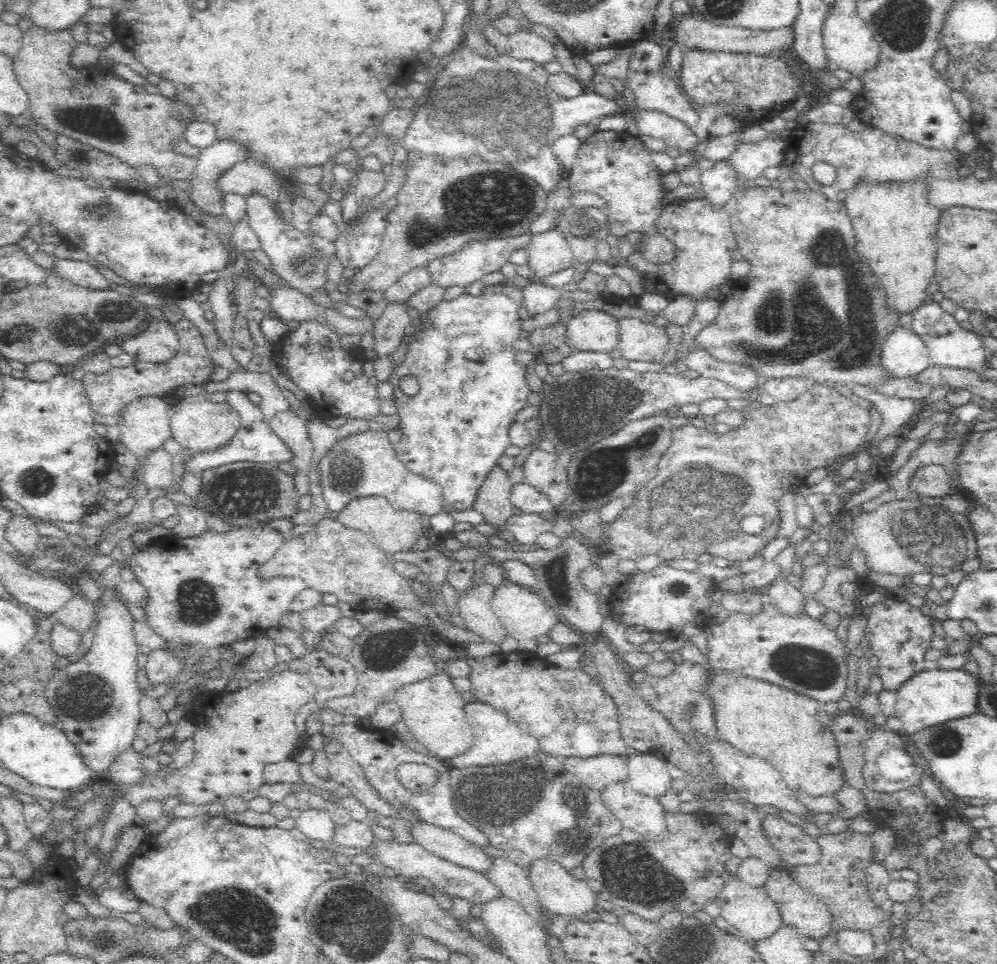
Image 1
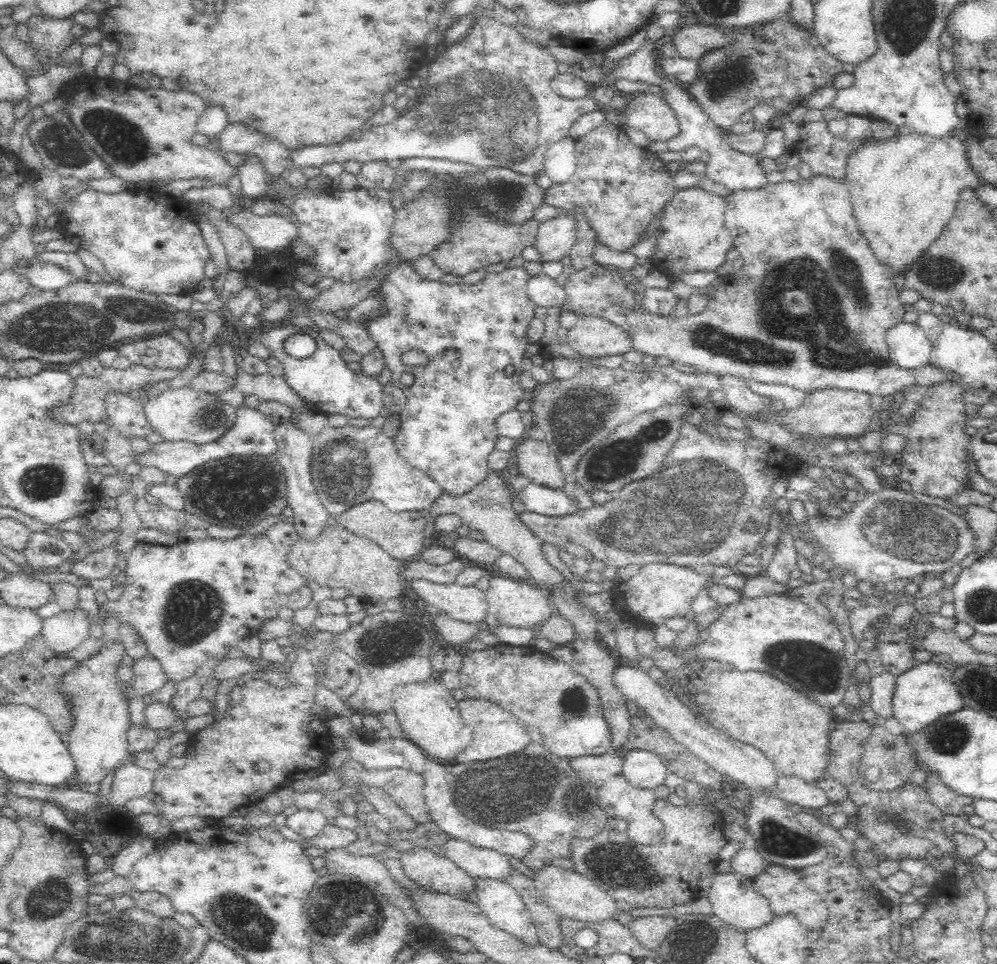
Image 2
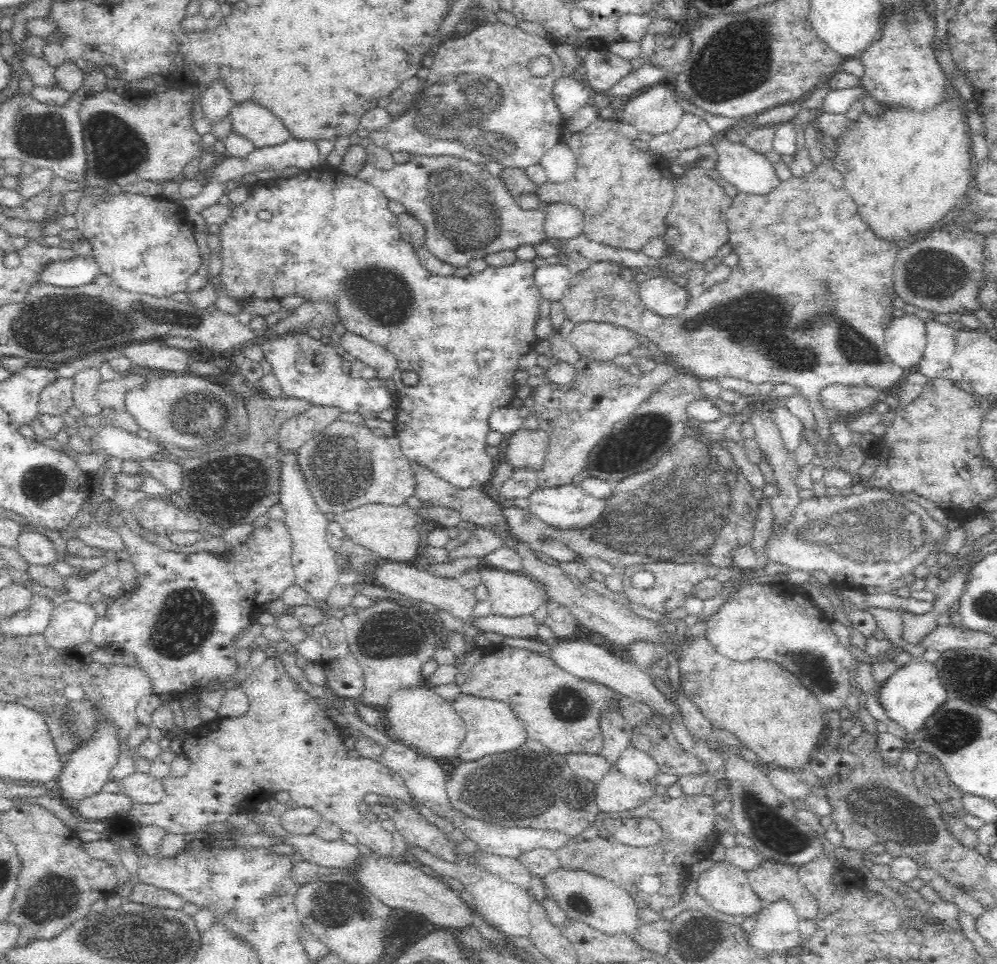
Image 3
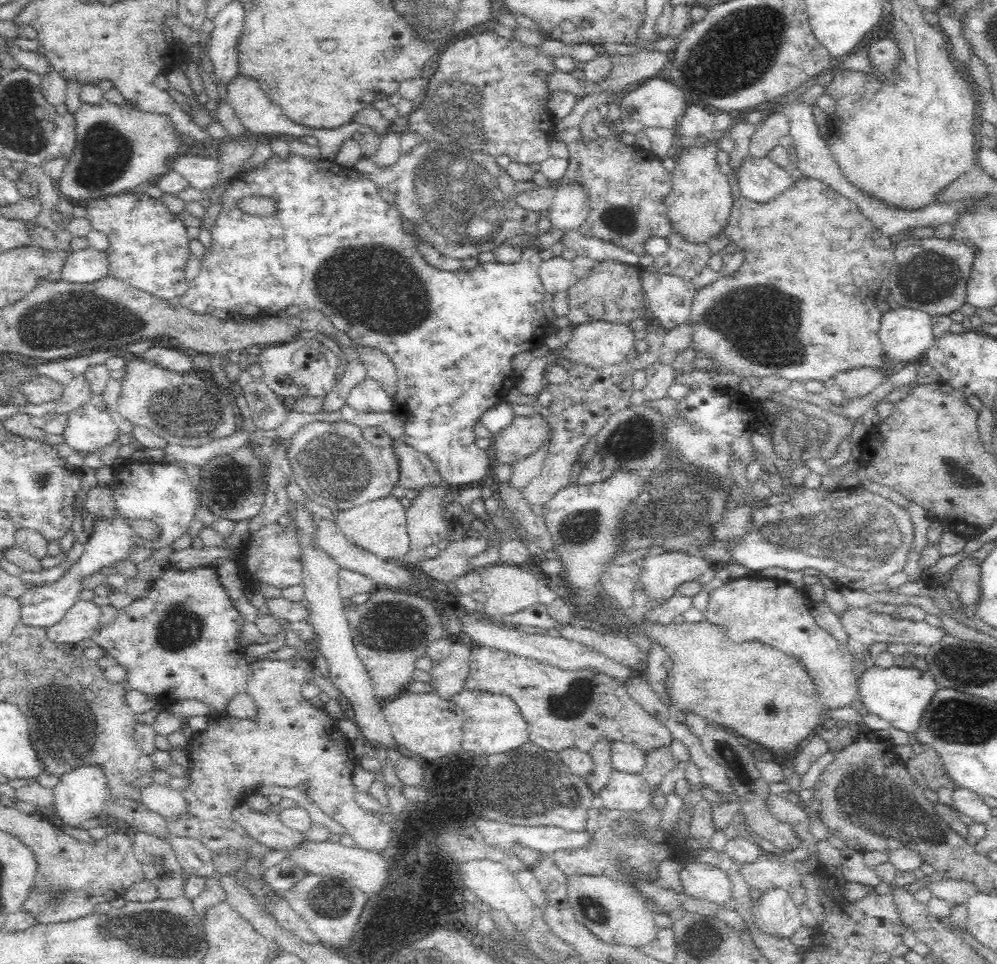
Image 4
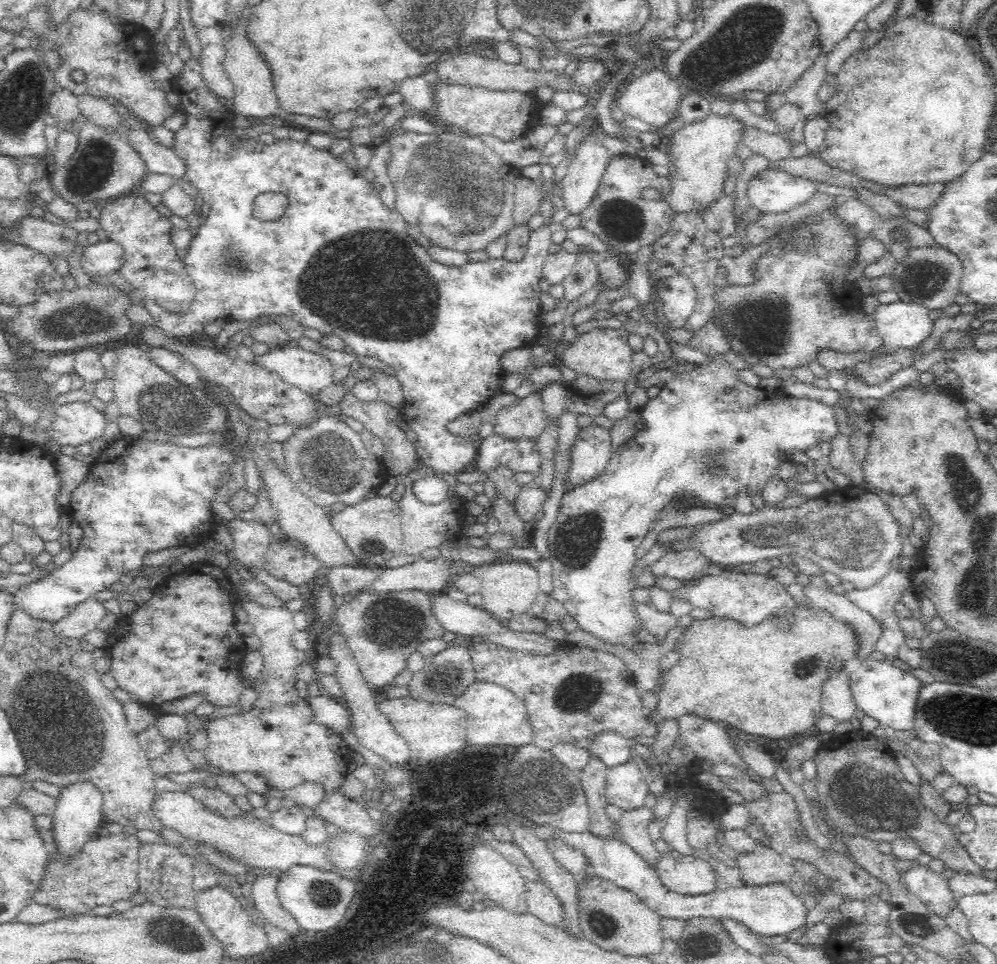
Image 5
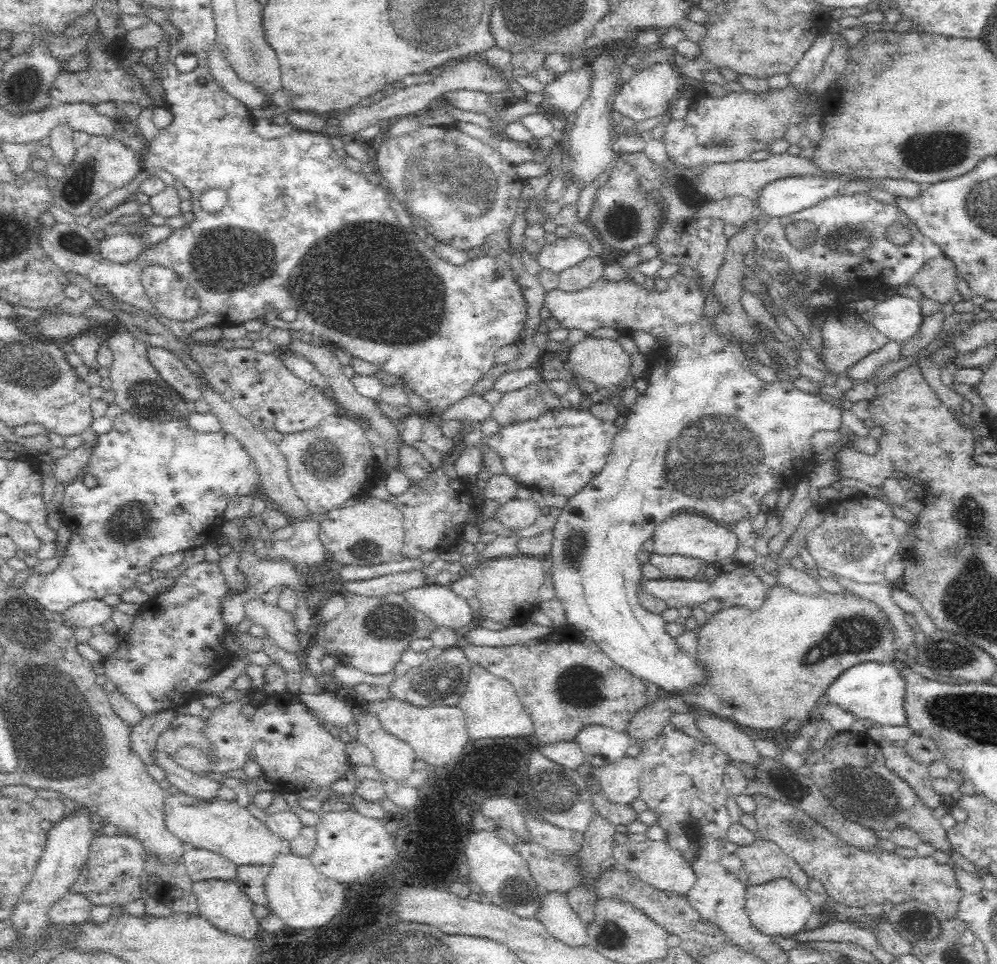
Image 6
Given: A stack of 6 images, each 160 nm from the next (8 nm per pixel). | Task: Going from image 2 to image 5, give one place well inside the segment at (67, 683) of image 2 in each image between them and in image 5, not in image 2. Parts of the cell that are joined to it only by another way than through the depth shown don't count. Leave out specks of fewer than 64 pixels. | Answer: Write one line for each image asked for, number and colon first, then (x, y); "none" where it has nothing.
3: (87, 768)
4: (78, 796)
5: (77, 817)

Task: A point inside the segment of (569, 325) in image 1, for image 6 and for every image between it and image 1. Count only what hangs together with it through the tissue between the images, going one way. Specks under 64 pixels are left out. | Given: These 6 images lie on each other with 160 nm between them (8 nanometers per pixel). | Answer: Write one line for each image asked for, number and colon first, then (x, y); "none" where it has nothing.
2: (592, 335)
3: (602, 341)
4: (599, 343)
5: (604, 353)
6: (603, 361)

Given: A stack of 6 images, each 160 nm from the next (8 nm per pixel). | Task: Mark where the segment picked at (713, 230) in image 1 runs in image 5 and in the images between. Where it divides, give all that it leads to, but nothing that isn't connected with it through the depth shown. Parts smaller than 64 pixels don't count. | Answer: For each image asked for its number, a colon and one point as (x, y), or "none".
2: (692, 237)
3: (696, 227)
4: (698, 208)
5: (700, 150)

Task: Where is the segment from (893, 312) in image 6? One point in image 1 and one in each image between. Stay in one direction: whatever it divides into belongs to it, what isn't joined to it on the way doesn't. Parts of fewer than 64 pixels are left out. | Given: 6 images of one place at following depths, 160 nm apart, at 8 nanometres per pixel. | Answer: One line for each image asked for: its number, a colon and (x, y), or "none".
1: (903, 355)
2: (909, 348)
3: (905, 340)
4: (906, 333)
5: (904, 326)

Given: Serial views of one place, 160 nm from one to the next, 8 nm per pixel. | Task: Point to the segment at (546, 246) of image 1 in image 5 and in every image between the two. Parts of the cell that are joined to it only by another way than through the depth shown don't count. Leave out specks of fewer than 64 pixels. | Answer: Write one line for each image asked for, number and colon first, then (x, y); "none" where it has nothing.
2: (555, 237)
3: (562, 222)
4: (569, 209)
5: (577, 189)

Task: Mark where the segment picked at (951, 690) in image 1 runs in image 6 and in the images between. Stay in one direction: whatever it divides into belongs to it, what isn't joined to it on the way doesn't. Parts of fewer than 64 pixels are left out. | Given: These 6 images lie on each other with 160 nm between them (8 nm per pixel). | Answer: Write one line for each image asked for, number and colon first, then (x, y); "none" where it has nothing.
2: (928, 691)
3: (912, 694)
4: (901, 696)
5: (882, 691)
6: (871, 690)

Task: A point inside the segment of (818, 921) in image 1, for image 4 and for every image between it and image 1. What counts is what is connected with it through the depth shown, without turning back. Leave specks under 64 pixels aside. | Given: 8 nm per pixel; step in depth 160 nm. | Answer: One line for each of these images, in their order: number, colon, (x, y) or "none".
2: (782, 886)
3: (772, 881)
4: (770, 871)

